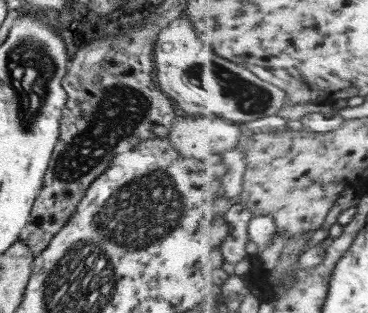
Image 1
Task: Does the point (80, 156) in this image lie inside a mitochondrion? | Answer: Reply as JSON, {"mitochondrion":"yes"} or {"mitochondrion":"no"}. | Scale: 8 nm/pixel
{"mitochondrion":"yes"}

